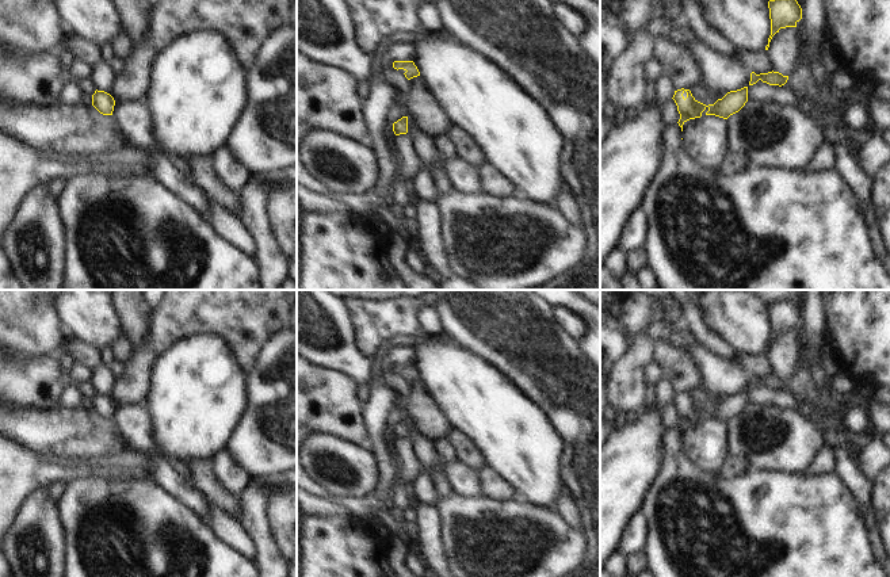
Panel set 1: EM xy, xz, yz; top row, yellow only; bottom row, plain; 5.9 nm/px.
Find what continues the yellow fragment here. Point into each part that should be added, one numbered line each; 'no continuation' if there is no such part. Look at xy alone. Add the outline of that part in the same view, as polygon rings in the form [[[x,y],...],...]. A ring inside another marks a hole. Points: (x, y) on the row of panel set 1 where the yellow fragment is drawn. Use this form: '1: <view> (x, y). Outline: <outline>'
no continuation.

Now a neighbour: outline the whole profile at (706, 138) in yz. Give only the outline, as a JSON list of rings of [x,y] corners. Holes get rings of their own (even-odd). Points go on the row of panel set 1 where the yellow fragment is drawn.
[[[704,115],[684,122],[681,138],[687,154],[703,169],[719,171],[729,153],[729,127],[723,118]]]

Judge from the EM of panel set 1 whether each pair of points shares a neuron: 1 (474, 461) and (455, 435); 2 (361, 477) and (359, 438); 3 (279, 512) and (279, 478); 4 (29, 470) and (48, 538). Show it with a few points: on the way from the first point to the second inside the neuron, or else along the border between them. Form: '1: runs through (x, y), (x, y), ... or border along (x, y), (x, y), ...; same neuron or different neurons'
1: runs through (469, 454), (459, 442); same neuron
2: border along (329, 434), (367, 446); different neurons
3: border along (282, 488), (270, 488), (267, 490), (267, 519); different neurons
4: border along (42, 488), (29, 495); different neurons

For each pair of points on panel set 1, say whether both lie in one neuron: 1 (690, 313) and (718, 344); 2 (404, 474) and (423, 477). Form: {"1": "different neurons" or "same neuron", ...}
{"1": "same neuron", "2": "different neurons"}

